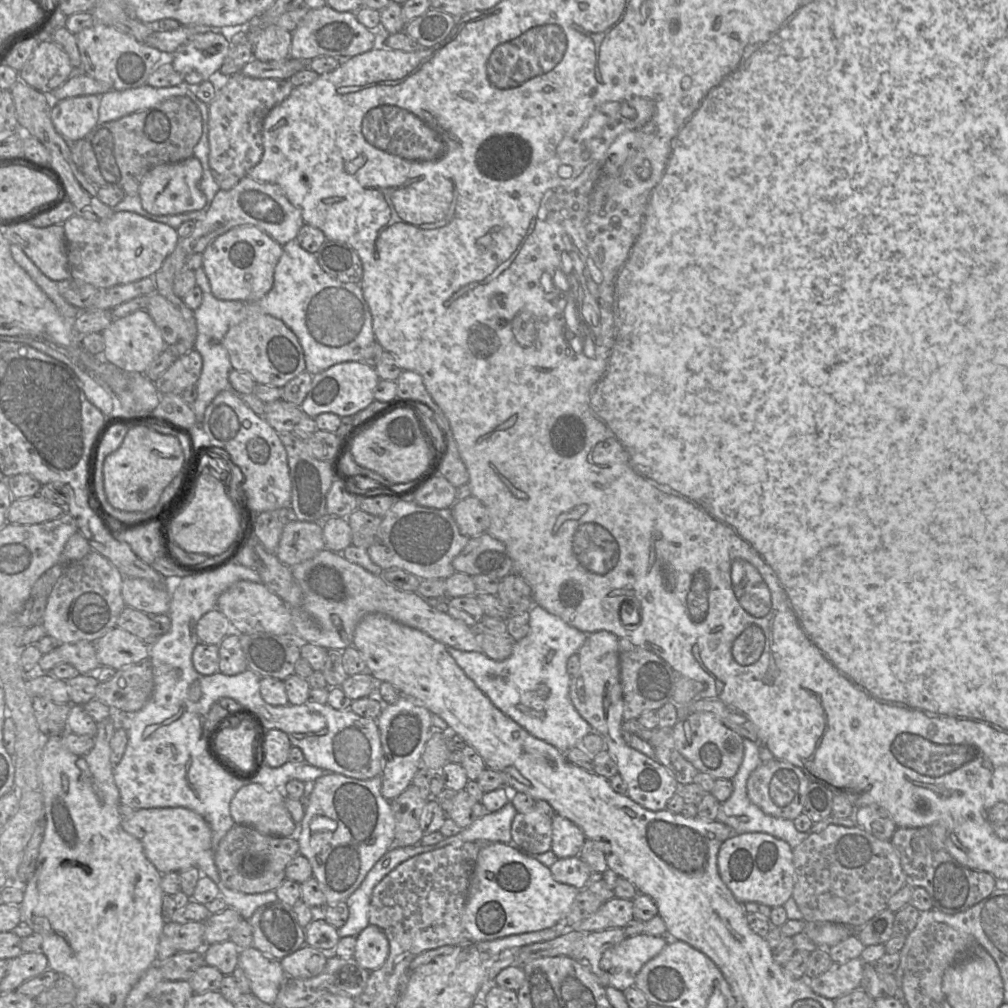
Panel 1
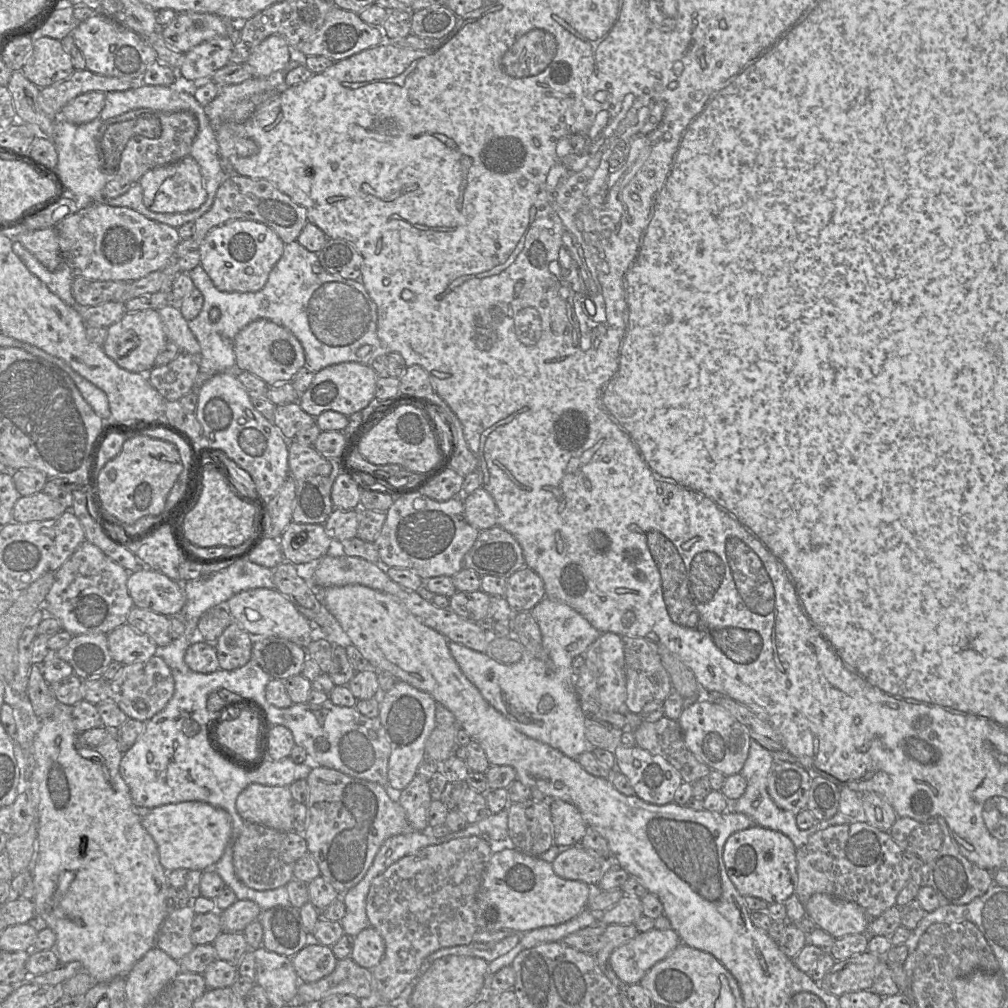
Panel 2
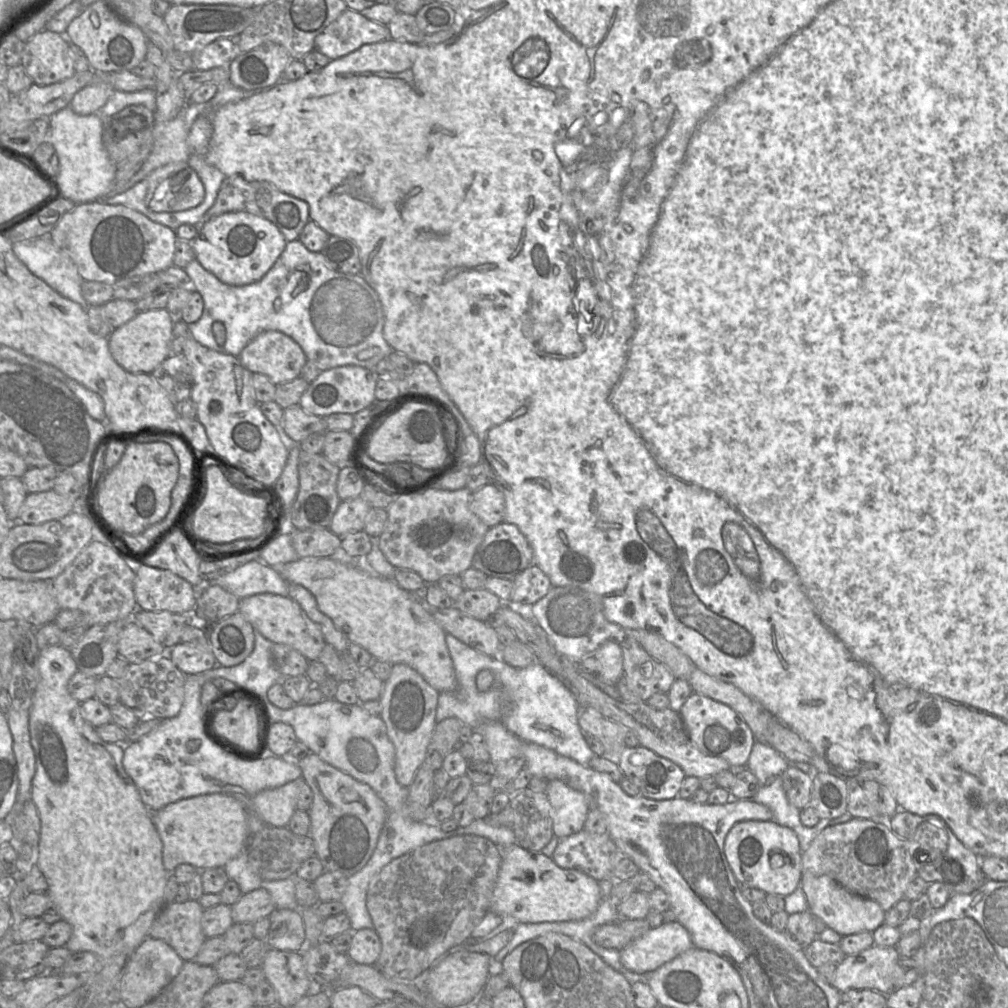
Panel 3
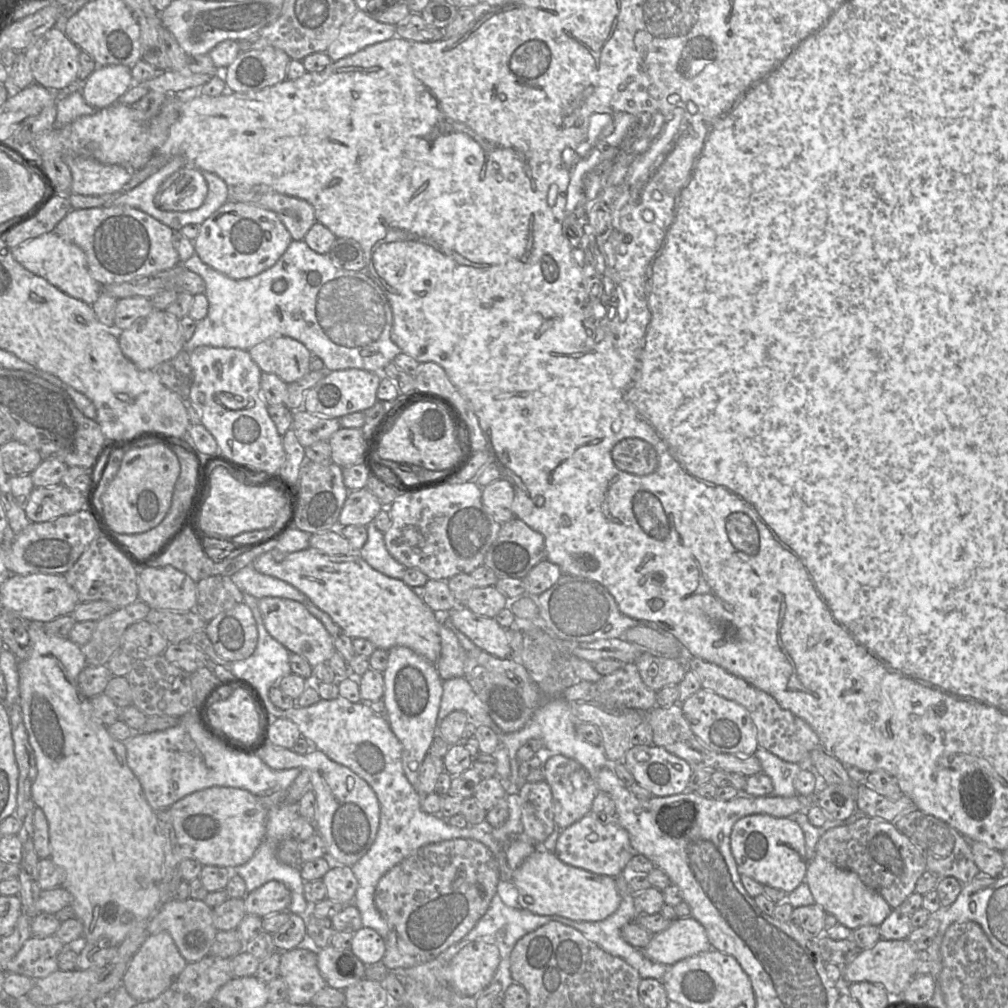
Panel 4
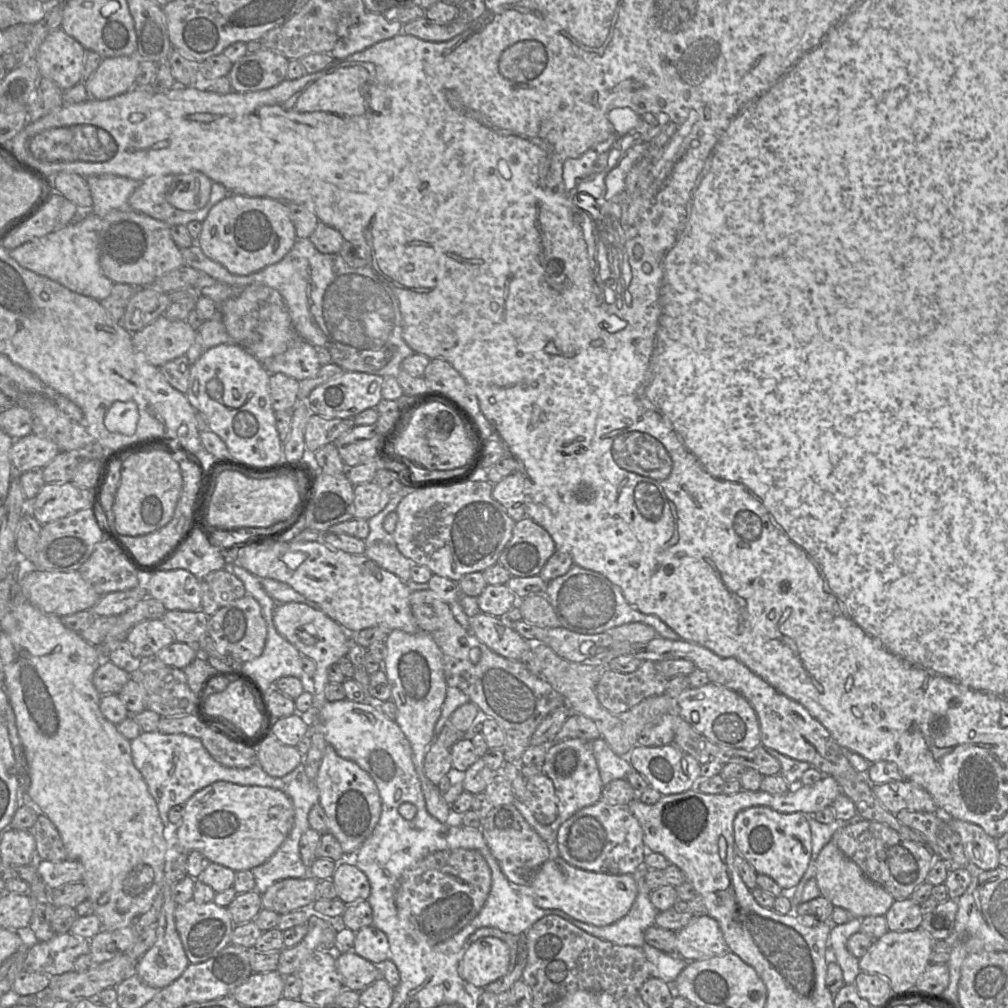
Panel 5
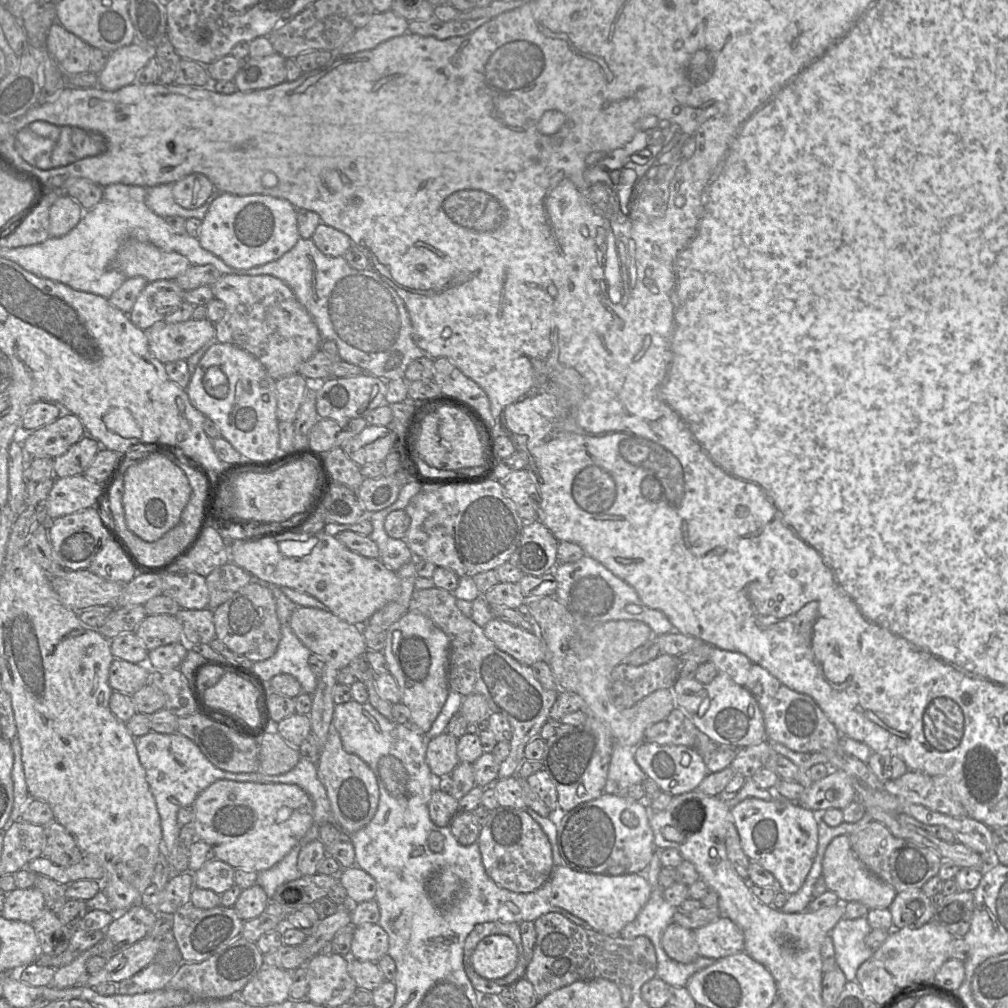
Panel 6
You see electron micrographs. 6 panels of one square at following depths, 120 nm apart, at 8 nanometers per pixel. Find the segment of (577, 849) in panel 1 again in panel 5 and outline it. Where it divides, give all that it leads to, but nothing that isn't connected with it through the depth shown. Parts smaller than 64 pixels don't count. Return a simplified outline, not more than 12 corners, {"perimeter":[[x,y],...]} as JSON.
{"perimeter":[[591,741],[549,744],[544,773],[561,823],[600,801]]}

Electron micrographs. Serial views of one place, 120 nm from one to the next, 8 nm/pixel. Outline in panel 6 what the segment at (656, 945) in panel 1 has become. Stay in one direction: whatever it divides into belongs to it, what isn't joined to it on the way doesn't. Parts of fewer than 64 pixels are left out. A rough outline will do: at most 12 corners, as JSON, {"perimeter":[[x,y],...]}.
{"perimeter":[[720,917],[694,934],[700,957],[744,952],[744,934]]}

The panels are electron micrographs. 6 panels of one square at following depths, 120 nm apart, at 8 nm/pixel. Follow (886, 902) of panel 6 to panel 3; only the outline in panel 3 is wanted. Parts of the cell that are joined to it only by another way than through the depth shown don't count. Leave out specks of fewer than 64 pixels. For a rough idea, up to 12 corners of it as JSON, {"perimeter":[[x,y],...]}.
{"perimeter":[[803,874],[808,911],[841,936],[873,933],[879,903]]}

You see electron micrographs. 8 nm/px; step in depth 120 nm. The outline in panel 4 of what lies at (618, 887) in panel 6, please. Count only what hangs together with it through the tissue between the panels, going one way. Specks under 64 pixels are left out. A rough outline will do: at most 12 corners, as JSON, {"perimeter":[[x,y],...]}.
{"perimeter":[[534,851],[512,871],[518,906],[602,921],[614,877]]}

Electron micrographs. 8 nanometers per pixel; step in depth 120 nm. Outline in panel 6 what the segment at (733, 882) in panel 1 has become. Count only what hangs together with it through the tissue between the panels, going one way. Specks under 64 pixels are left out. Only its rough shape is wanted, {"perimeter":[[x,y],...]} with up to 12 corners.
{"perimeter":[[786,798],[731,811],[744,853],[784,893],[817,855],[813,811]]}

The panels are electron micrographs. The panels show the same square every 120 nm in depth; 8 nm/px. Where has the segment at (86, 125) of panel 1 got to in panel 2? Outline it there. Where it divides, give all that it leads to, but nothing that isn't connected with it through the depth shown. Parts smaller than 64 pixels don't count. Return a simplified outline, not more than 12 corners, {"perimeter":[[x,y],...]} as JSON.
{"perimeter":[[106,93],[78,95],[58,119],[80,125],[98,118]]}

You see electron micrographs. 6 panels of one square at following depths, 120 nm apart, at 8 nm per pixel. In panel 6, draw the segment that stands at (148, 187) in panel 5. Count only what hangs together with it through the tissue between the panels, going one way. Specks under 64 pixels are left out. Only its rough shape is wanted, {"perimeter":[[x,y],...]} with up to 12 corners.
{"perimeter":[[172,185],[146,188],[147,207],[162,218],[202,221],[222,193],[215,188],[203,205],[186,209],[174,200]]}

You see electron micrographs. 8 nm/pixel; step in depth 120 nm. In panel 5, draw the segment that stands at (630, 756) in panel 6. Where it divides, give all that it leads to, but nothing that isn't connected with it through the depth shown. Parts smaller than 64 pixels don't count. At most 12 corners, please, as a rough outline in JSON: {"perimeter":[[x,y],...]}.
{"perimeter":[[603,738],[591,741],[603,786],[634,769]]}

